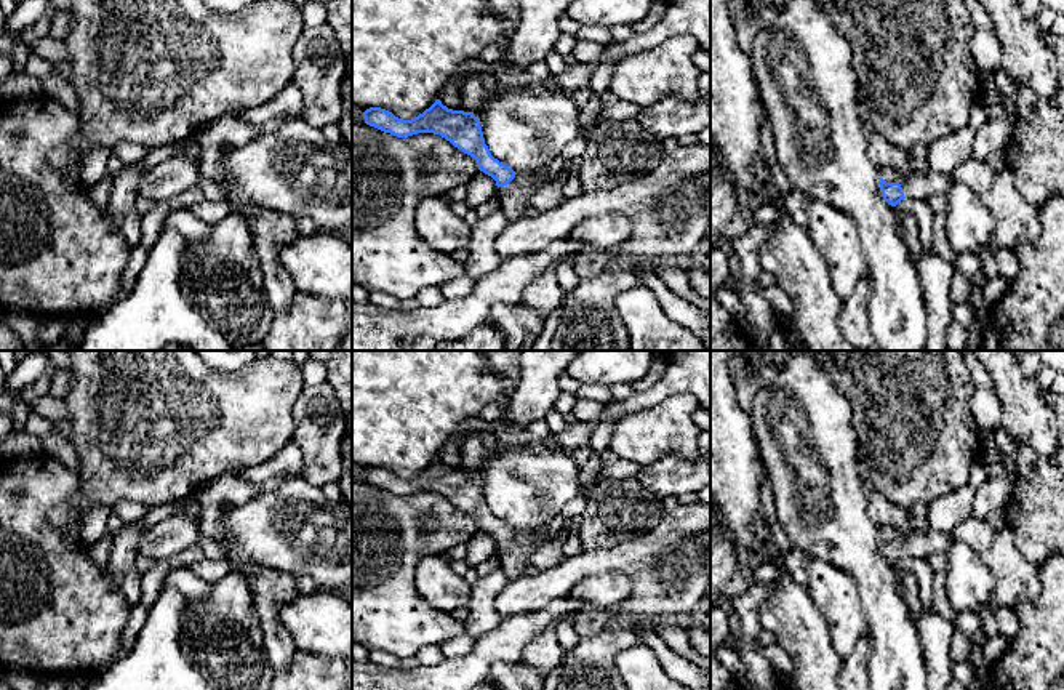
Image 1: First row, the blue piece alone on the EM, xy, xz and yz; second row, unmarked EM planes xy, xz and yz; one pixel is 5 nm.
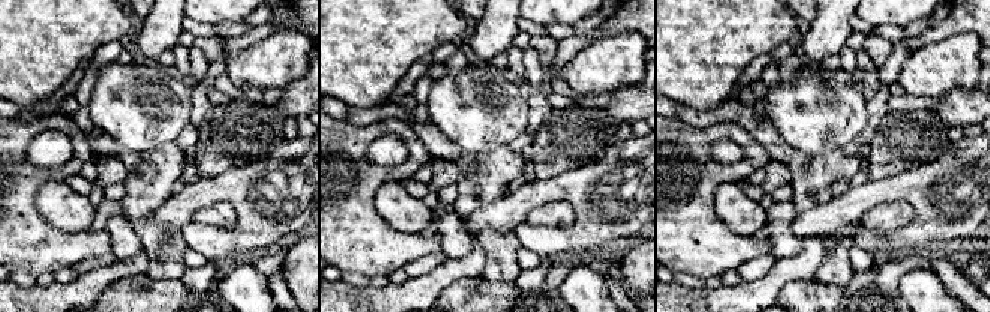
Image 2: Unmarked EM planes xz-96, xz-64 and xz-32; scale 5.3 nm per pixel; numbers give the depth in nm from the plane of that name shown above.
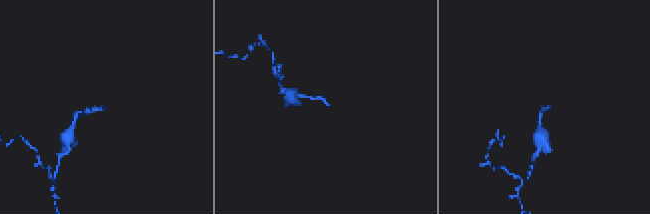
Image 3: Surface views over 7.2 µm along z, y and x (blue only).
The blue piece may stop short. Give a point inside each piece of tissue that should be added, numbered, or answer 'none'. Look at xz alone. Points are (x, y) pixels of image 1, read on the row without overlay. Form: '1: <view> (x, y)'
1: xz (514, 556)

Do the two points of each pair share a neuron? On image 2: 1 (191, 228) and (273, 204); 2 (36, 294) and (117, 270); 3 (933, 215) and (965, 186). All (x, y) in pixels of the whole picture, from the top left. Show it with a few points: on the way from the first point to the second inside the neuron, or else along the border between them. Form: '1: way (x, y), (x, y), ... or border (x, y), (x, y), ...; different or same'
1: way (212, 237), (240, 237), (252, 225); same
2: way (56, 294), (78, 294), (98, 279); same
3: way (941, 207), (957, 191); same

